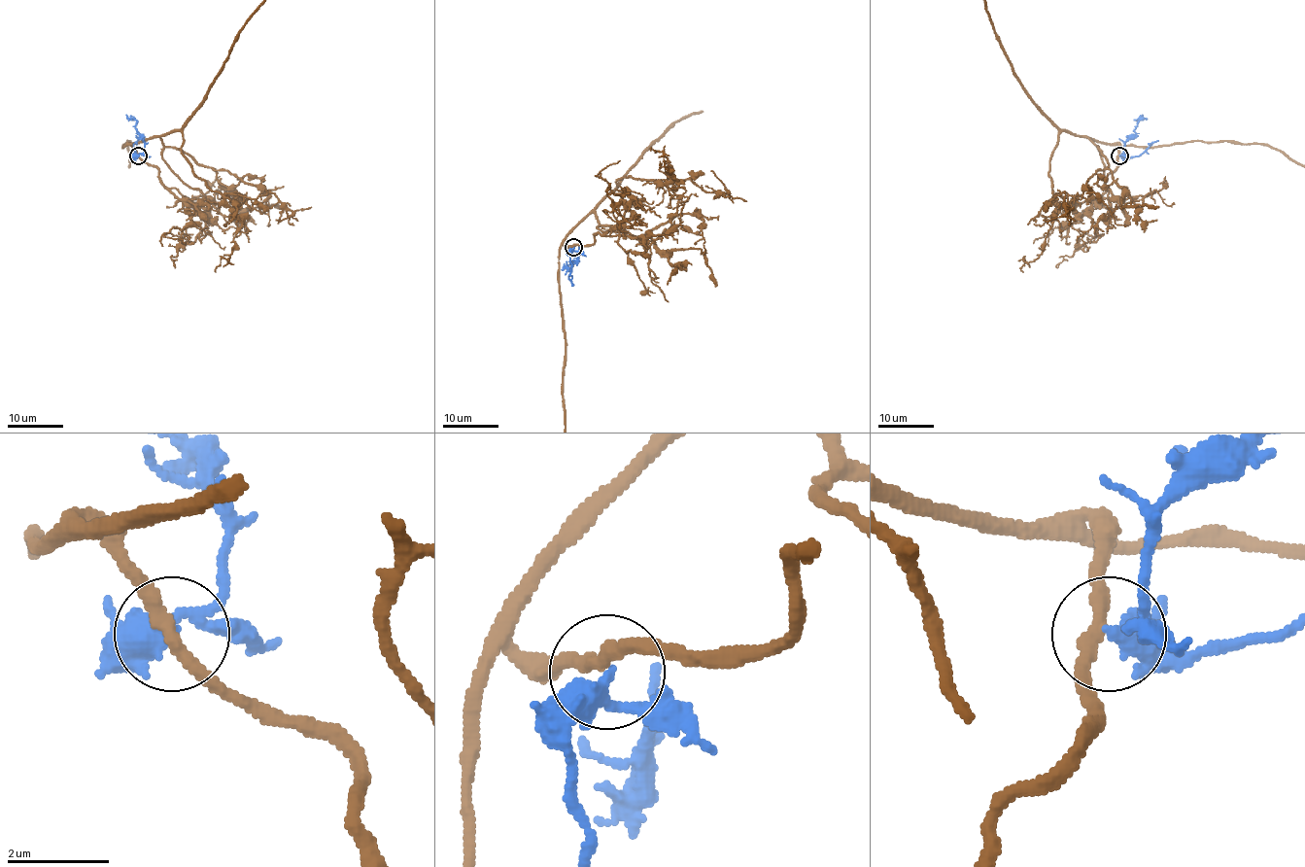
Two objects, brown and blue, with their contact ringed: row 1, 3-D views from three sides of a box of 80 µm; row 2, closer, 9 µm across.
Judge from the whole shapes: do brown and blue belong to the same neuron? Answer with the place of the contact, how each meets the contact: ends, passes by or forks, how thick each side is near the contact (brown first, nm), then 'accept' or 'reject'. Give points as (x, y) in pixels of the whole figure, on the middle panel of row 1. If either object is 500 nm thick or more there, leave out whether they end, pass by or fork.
at (573, 247); brown passes by; blue passes by; 280 nm thick on the brown side, 360 nm on the other; reject

